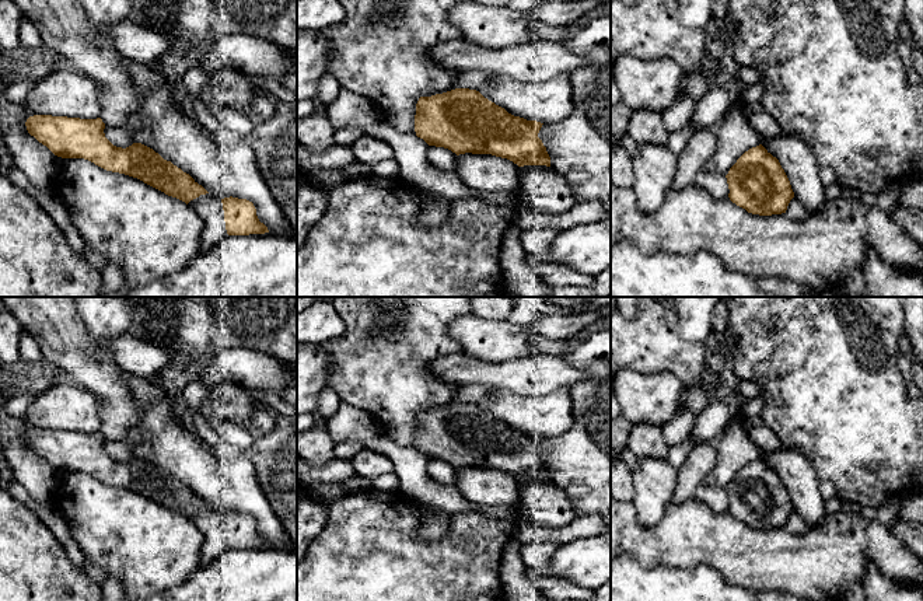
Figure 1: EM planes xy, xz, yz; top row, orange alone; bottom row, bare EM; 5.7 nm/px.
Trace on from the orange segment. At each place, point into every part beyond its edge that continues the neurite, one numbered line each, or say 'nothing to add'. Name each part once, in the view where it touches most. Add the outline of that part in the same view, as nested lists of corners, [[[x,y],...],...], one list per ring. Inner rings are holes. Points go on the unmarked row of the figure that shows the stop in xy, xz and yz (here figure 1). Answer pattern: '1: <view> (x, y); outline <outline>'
nothing to add

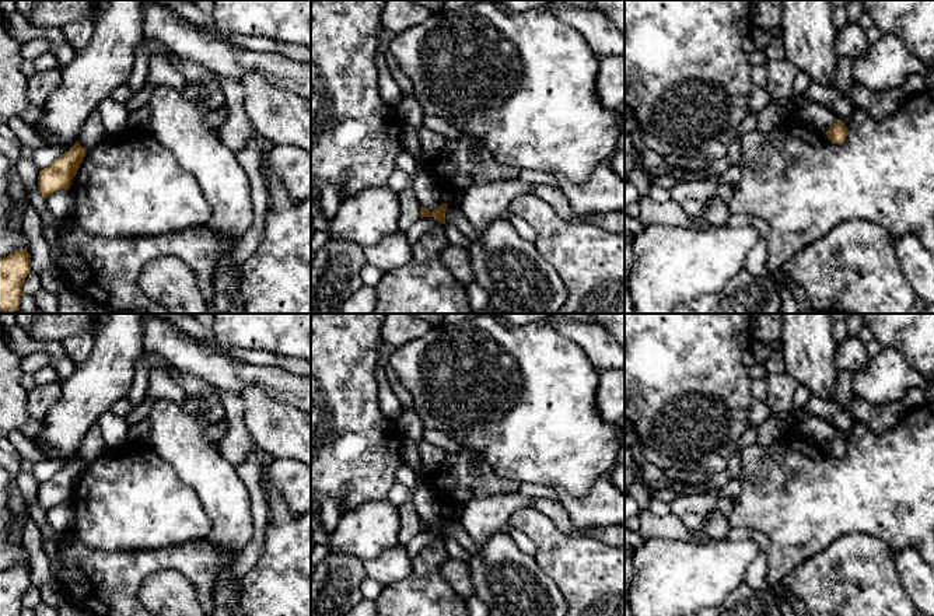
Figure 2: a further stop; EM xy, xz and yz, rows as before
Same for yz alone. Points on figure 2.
nothing to add

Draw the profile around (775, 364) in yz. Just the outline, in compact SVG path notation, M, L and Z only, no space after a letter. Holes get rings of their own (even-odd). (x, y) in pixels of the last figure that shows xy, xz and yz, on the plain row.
M773 350L763 365L765 365L765 370L767 374L786 372L786 361L783 357L783 351L781 350Z

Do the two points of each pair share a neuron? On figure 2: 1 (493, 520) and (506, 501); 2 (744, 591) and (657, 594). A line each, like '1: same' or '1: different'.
1: same
2: different

